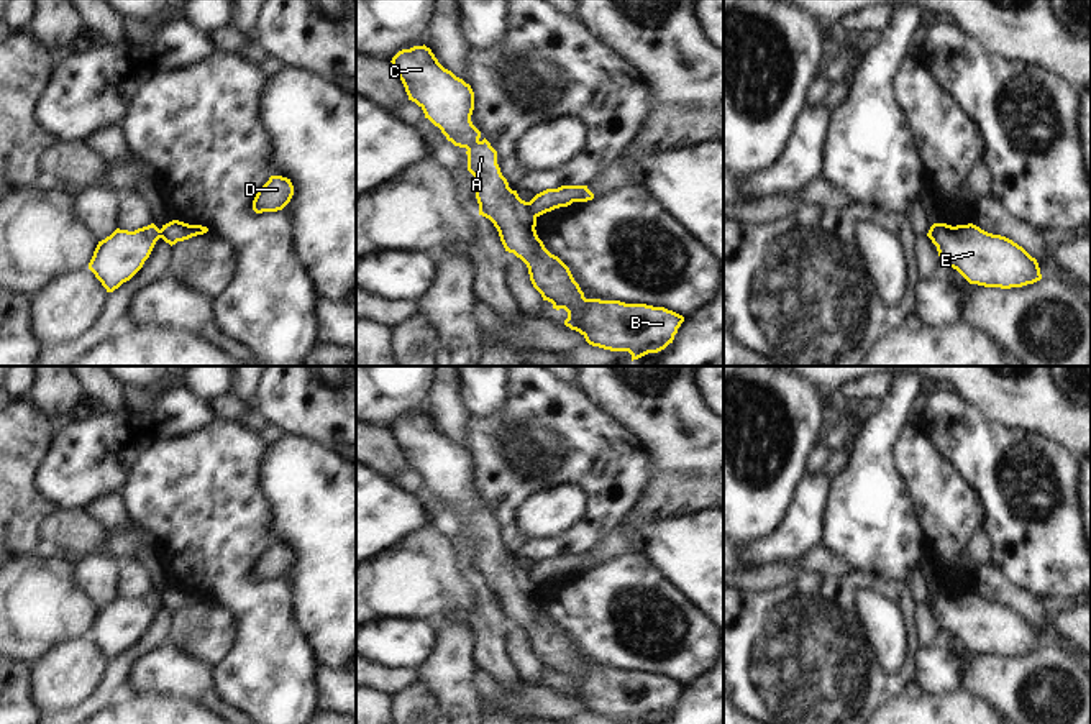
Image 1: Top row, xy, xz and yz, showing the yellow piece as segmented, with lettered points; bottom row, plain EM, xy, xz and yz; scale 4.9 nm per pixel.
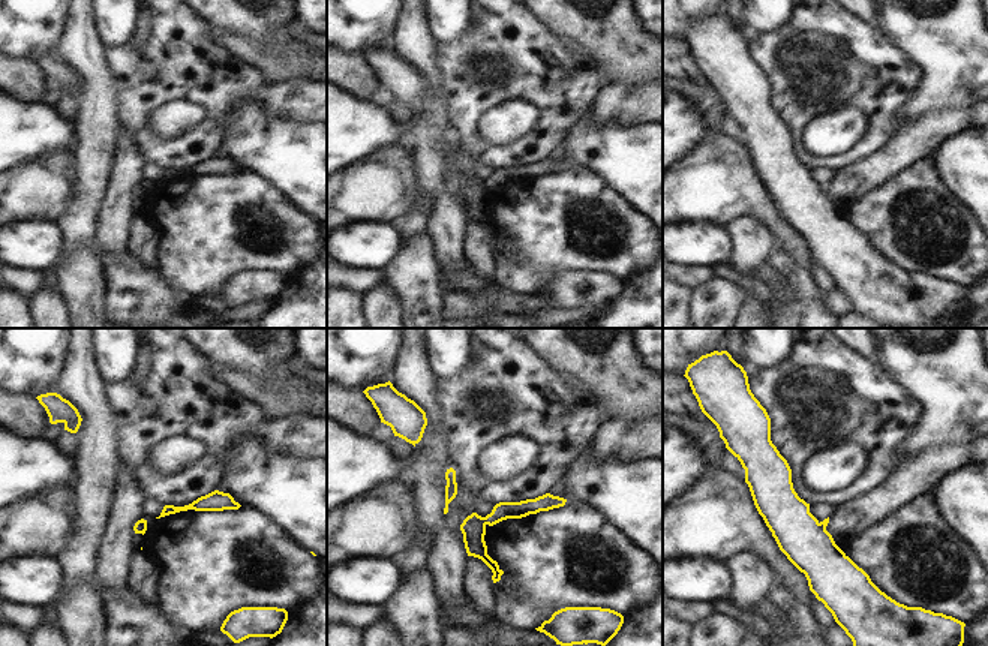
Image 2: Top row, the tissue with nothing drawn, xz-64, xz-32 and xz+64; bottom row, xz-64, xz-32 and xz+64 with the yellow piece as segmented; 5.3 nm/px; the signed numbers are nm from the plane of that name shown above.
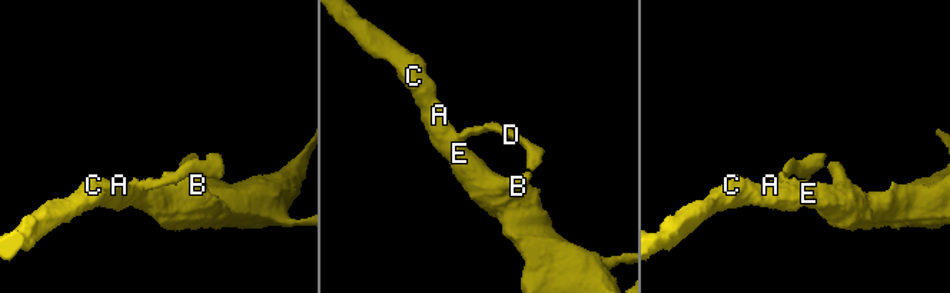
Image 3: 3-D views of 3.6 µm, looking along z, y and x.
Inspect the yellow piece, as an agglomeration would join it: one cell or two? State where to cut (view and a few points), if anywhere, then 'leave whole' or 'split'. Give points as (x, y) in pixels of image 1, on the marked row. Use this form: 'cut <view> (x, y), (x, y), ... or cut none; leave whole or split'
cut xz (527, 202), (527, 209), (535, 217); split

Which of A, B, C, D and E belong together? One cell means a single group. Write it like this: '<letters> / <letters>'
A B C E / D

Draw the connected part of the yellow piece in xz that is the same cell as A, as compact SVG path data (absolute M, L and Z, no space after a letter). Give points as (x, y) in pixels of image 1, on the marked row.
M425 44L399 51L390 62L405 87L409 100L423 110L425 118L438 126L448 141L468 149L468 171L474 176L479 215L494 223L505 251L514 253L527 264L530 281L543 300L551 302L556 310L564 309L568 312L566 327L579 332L592 346L628 351L632 361L648 353L658 353L673 343L678 328L684 322L682 315L646 304L586 299L569 268L545 248L535 230L536 217L527 210L528 202L509 187L497 164L497 151L486 138L479 140L481 131L471 121L474 92L469 84L445 69Z

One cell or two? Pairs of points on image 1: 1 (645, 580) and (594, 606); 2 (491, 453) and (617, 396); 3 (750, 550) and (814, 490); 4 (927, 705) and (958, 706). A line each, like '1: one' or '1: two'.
1: one
2: two
3: one
4: one

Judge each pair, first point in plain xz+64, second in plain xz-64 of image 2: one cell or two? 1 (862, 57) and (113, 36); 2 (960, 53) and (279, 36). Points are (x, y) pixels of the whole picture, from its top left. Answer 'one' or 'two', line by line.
1: two
2: one

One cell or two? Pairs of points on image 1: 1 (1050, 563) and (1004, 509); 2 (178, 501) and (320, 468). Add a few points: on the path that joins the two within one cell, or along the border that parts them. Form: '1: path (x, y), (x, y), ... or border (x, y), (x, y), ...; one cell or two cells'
1: path (1045, 550), (1016, 521); one cell
2: border (268, 445), (261, 460), (260, 490), (269, 519); two cells

